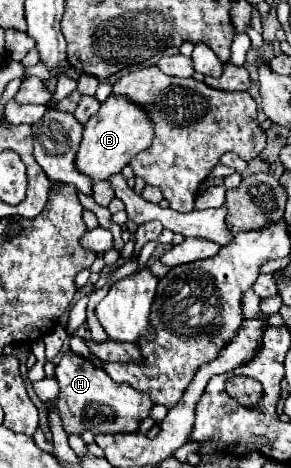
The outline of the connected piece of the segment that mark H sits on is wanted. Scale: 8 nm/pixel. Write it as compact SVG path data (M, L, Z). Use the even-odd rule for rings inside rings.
M64 353L62 361L58 363L56 367L56 379L60 383L60 397L56 401L56 407L60 411L60 417L62 417L62 425L66 429L66 433L82 433L82 431L92 431L94 435L96 433L116 433L116 431L138 431L140 423L150 415L150 409L152 409L152 399L148 399L148 395L144 395L142 391L136 391L132 389L128 383L116 383L112 381L104 369L98 369L92 365L90 359L84 359L84 357L78 357L74 353Z

